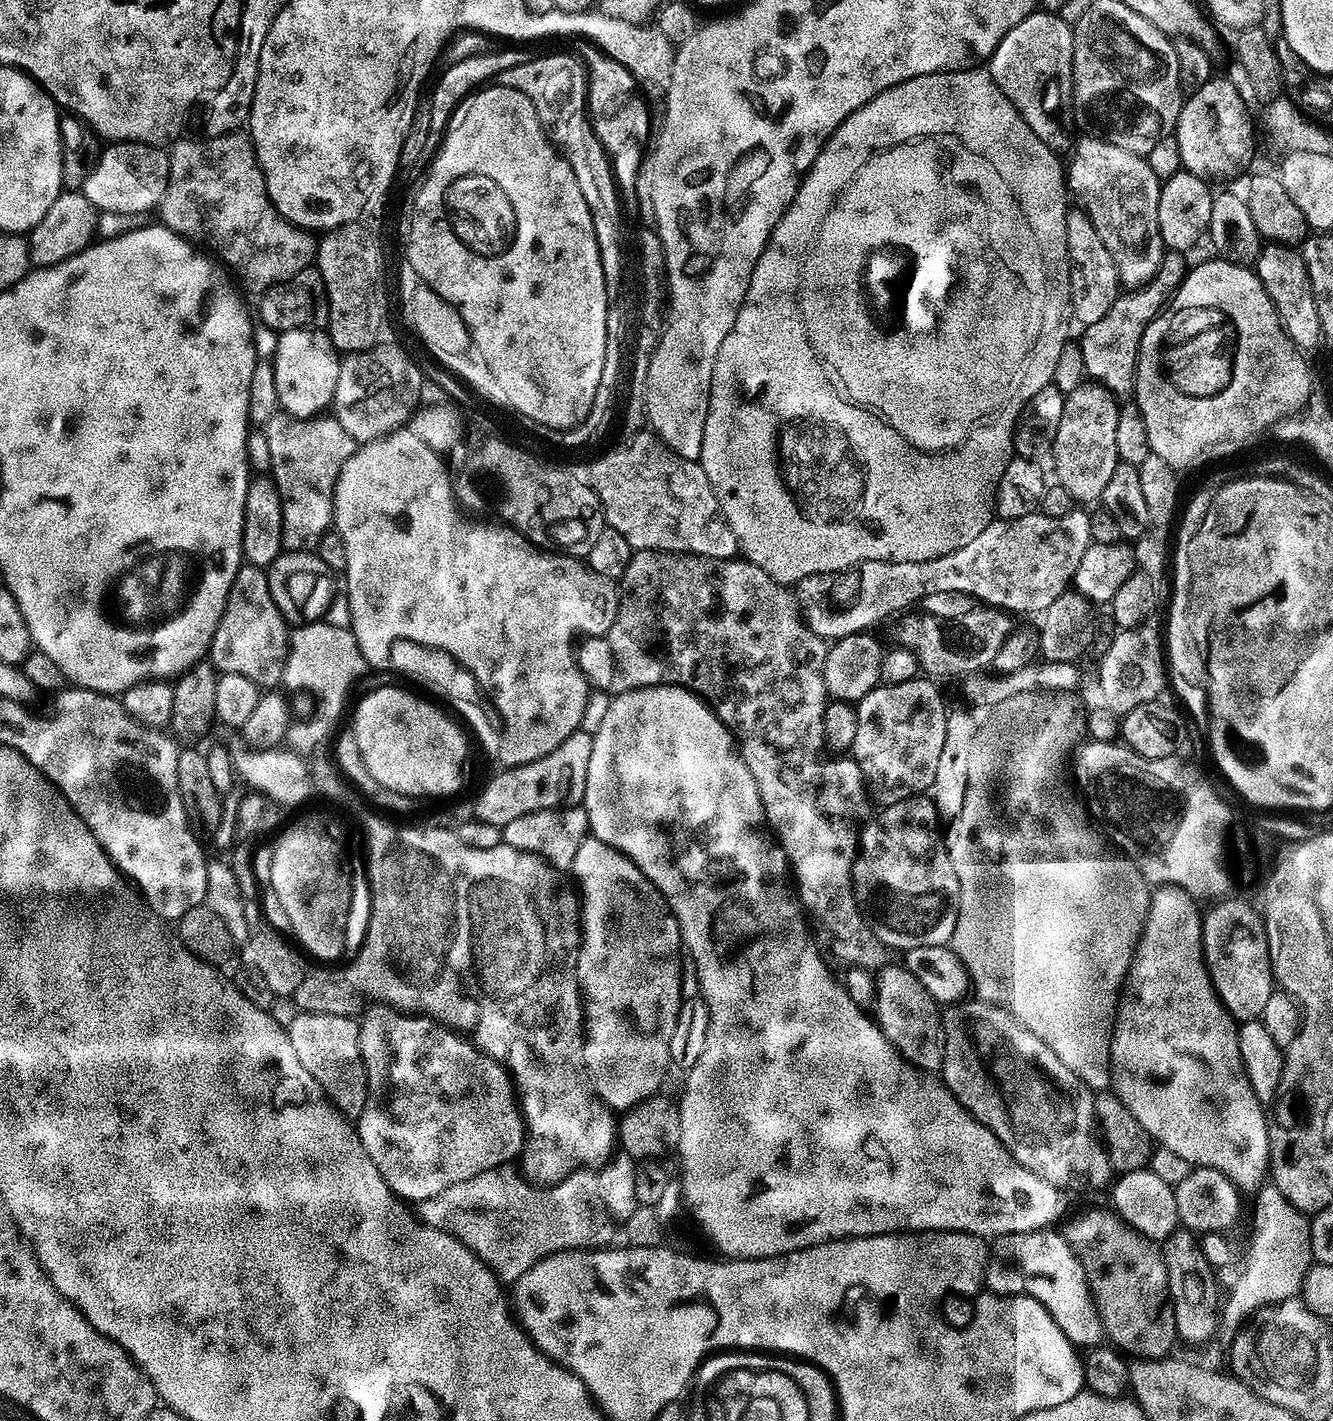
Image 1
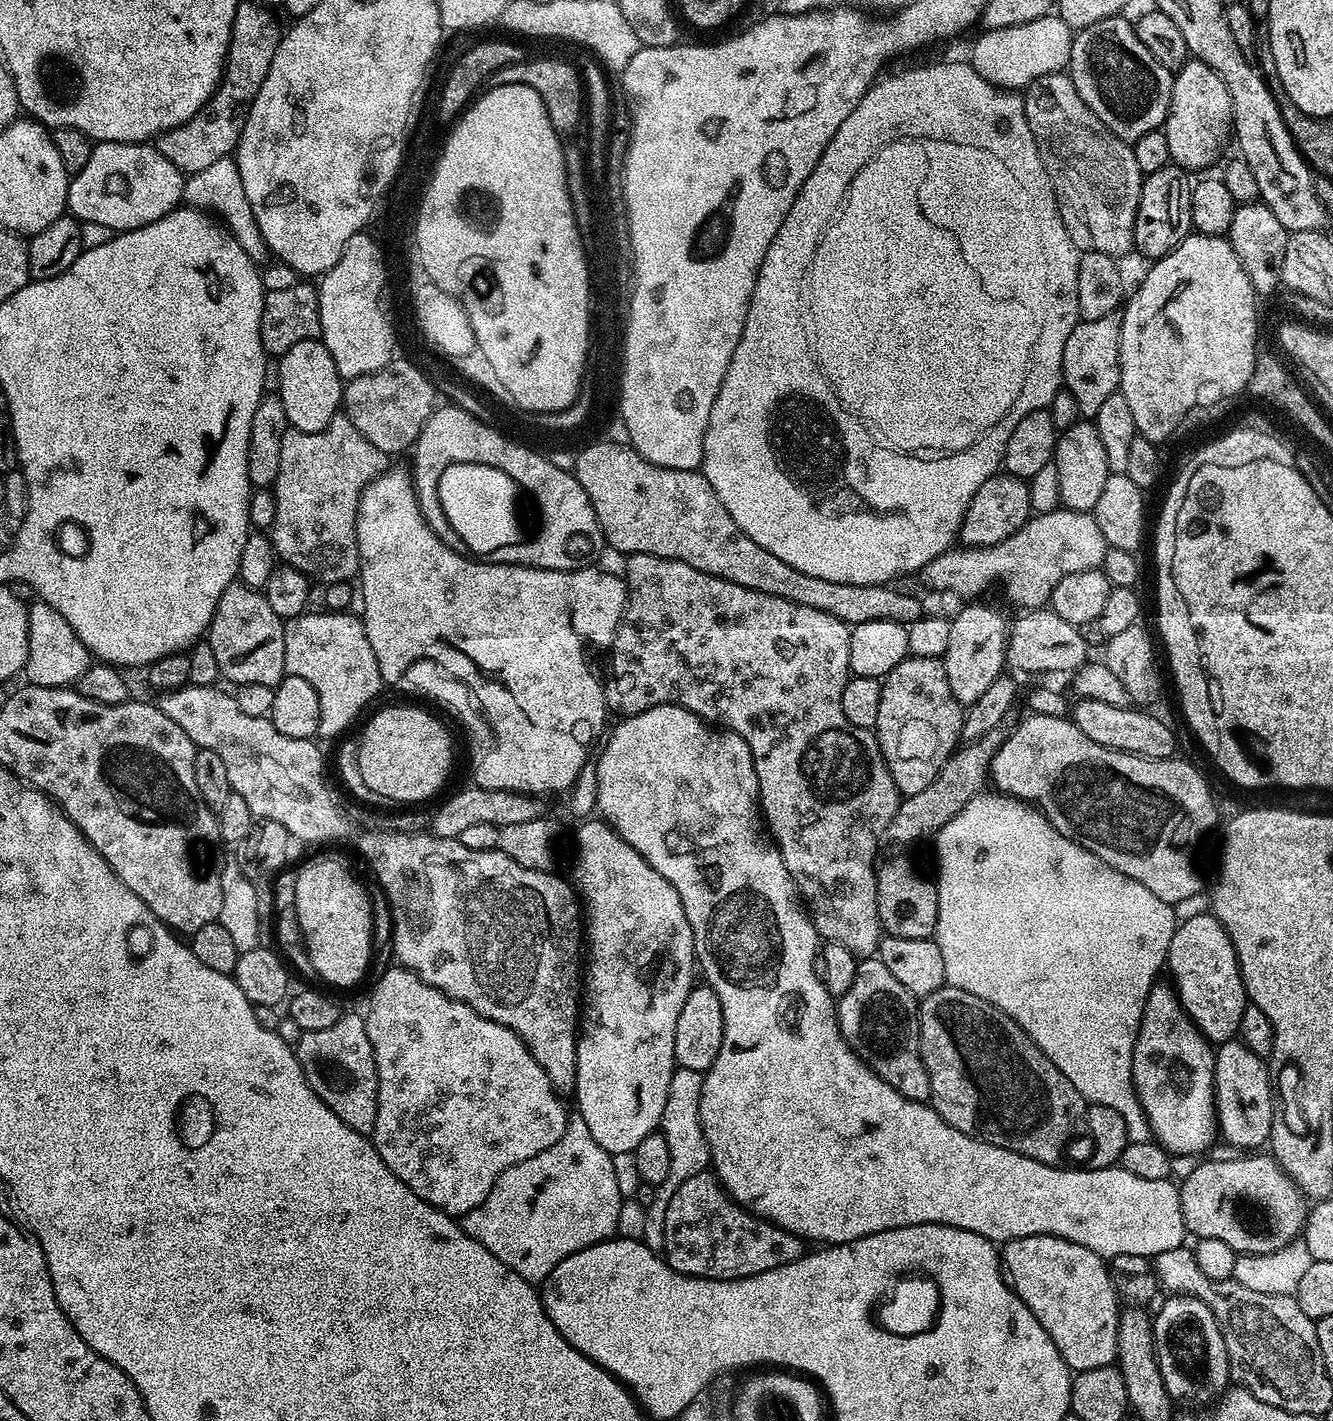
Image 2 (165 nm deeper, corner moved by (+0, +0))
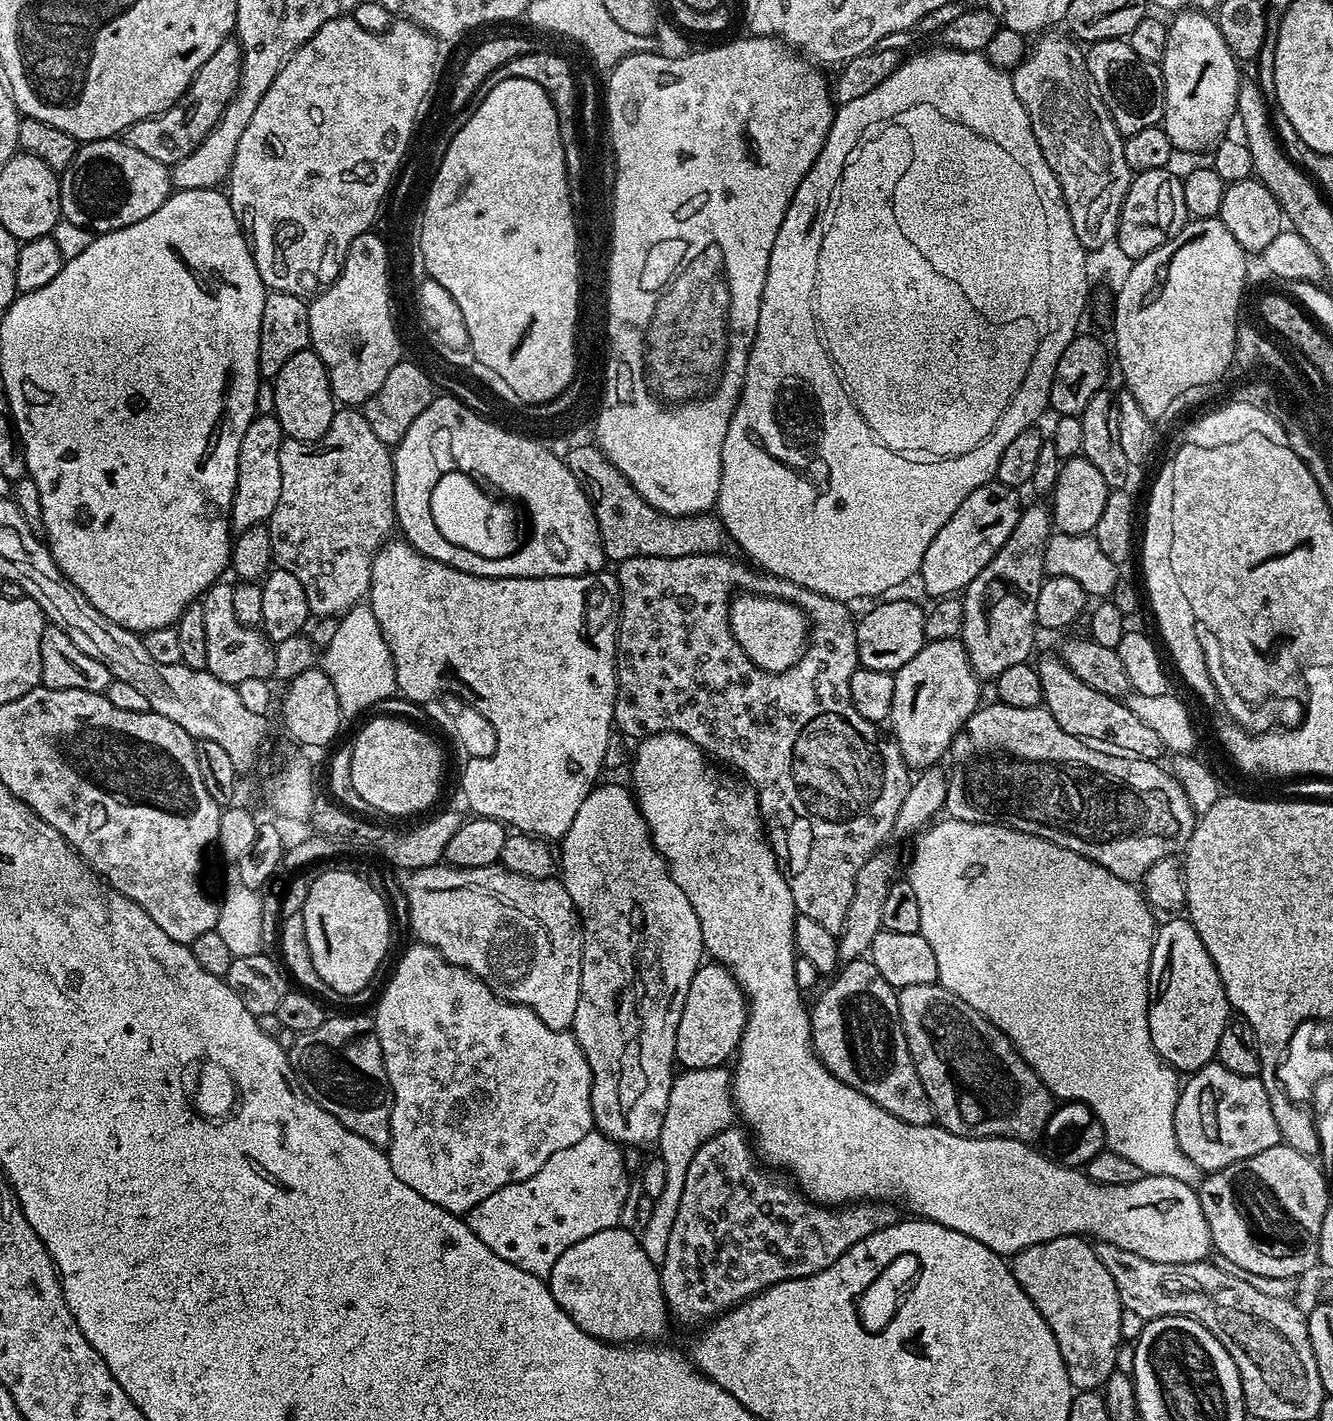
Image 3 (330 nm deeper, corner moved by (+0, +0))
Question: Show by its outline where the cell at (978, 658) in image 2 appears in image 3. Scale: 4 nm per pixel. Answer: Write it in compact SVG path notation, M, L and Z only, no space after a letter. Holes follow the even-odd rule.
M1027 505L1003 548L962 594L963 630L960 639L972 669L982 680L994 680L1007 667L1027 663L1031 657L1029 655L1038 633L1038 590L1046 576L1044 556L1053 530L1051 513L1046 506Z

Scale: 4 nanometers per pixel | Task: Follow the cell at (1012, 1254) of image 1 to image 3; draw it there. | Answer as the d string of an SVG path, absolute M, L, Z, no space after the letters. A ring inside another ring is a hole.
M1059 1236L1015 1253L1011 1257L1010 1267L1018 1286L1022 1286L1030 1302L1034 1302L1038 1314L1046 1318L1046 1326L1050 1326L1058 1342L1058 1350L1062 1354L1062 1362L1066 1366L1066 1374L1073 1389L1103 1389L1110 1374L1118 1368L1116 1355L1120 1352L1122 1309L1118 1290L1114 1286L1114 1278L1110 1278L1110 1270L1102 1266L1095 1247L1083 1236Z

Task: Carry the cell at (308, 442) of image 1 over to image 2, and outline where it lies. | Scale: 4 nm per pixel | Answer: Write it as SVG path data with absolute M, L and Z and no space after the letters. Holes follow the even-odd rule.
M343 414L336 415L326 427L317 432L303 432L289 427L282 434L282 458L278 461L278 478L274 485L276 513L270 529L270 539L277 557L287 567L296 568L321 585L351 581L360 571L356 519L360 509L360 495L371 480L387 472L390 467L389 453L366 442L358 434L358 426Z

